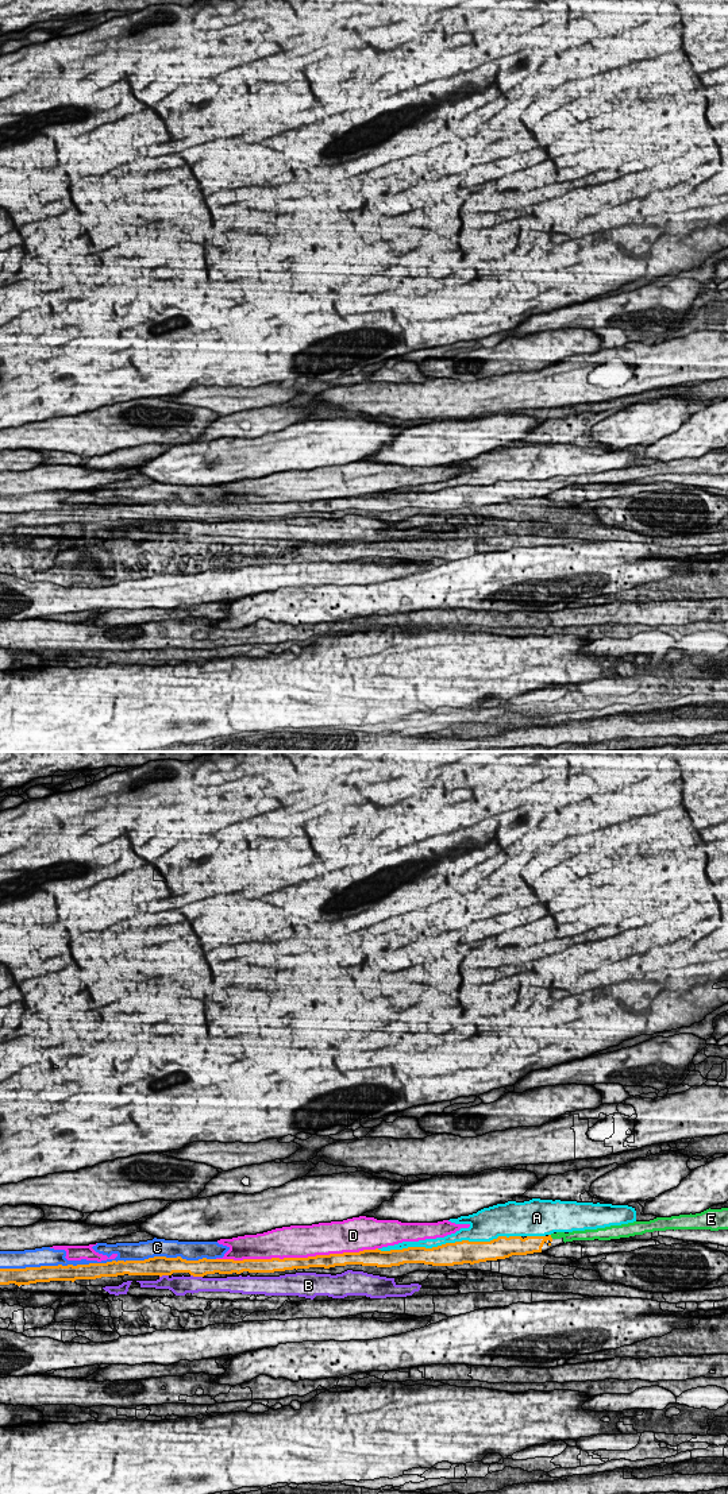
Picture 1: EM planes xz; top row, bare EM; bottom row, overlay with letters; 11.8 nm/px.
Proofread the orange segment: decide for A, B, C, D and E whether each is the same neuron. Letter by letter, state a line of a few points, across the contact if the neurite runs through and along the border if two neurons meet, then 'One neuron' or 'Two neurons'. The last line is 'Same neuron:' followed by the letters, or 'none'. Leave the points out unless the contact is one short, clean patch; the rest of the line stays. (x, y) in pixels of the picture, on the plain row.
A: Two neurons
B: Two neurons
C: Two neurons
D: Two neurons
E: Line: xz (531, 489), (550, 481), (570, 481). One neuron
Same neuron: E

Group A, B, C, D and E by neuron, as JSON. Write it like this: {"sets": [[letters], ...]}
{"sets": [["A"], ["B"], ["C"], ["D"], ["E"]]}

